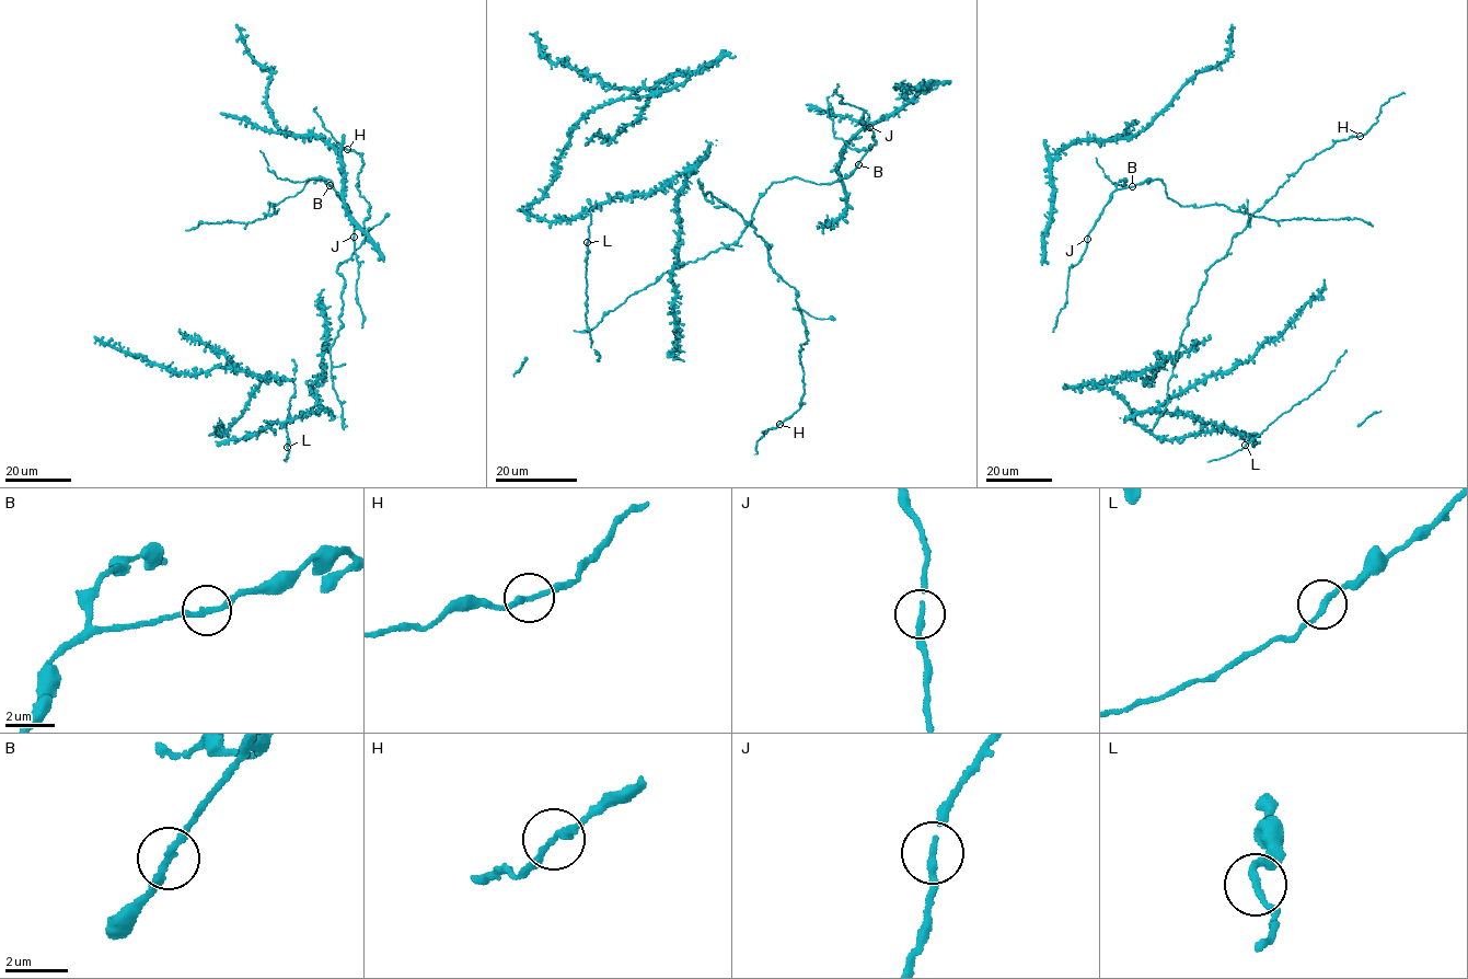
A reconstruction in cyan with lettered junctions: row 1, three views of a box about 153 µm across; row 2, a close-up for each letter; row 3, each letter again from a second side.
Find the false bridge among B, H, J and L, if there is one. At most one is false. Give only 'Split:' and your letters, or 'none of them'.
Split: none of them

